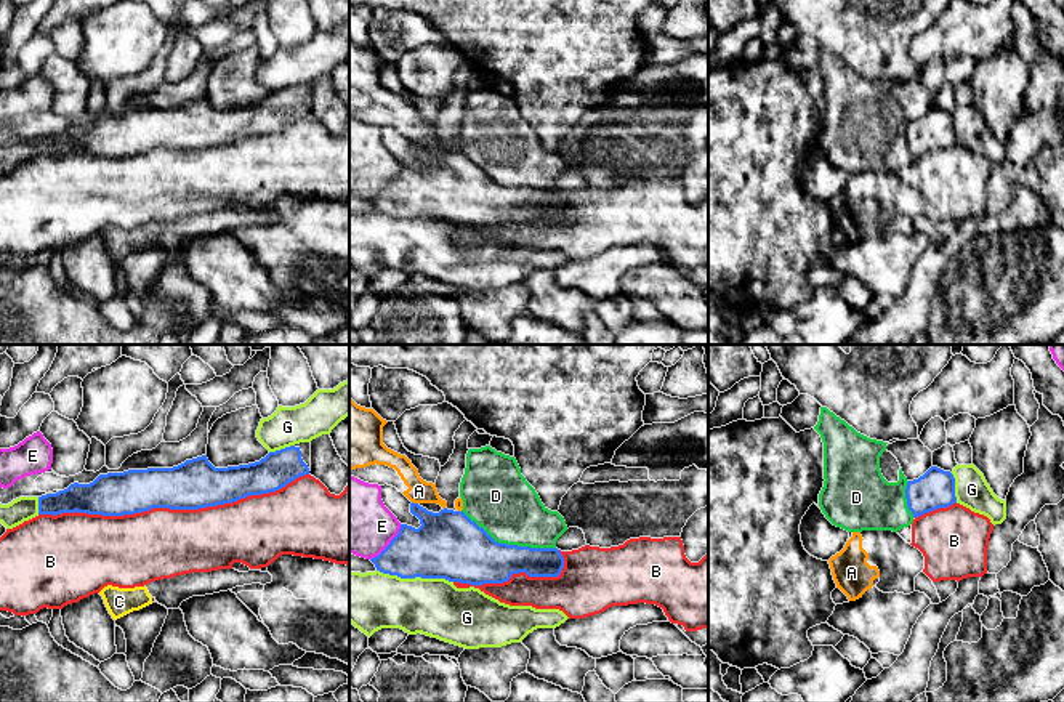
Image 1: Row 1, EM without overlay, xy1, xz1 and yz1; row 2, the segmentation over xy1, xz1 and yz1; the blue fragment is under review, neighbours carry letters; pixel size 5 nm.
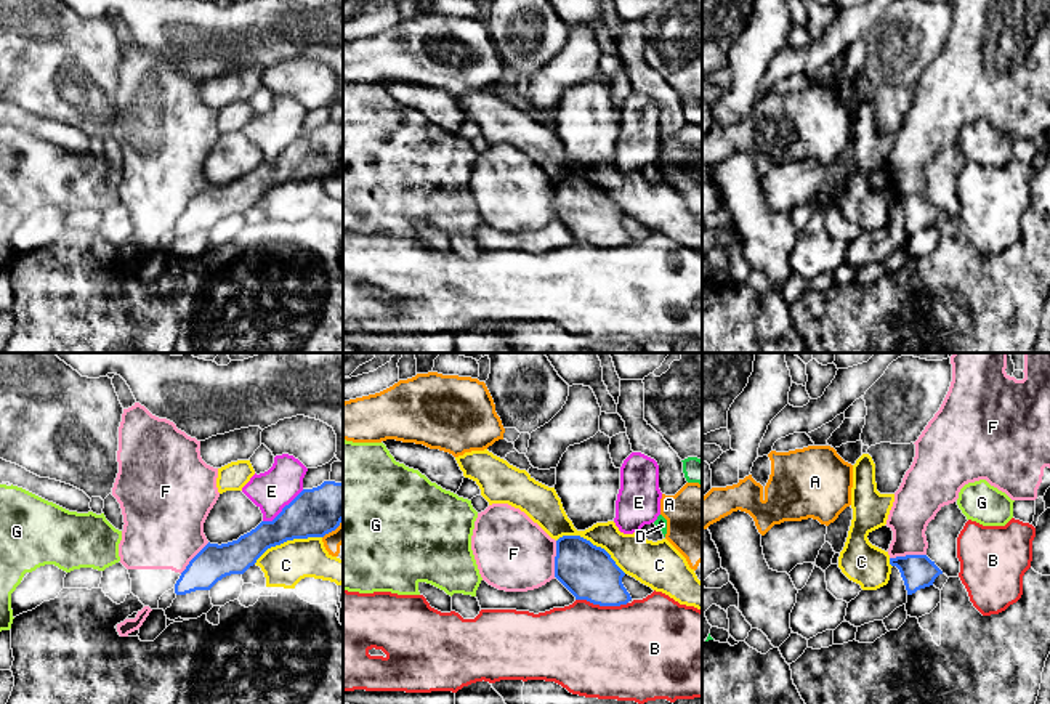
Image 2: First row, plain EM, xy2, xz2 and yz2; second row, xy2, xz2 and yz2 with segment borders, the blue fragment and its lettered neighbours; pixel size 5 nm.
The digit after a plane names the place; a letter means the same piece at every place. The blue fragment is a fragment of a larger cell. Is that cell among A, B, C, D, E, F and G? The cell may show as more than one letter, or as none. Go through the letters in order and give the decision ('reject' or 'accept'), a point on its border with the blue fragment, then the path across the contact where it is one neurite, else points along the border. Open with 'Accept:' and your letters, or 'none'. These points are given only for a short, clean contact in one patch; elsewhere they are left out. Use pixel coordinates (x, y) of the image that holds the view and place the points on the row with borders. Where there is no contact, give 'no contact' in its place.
Accept: none
A: reject; contact xz1 (415, 504)
B: reject; contact xy1 (173, 508)
C: reject; contact xz2 (590, 542)
D: reject; contact xz1 (508, 545); border xz1 (462, 510), (499, 542), (555, 548)
E: reject; contact xy2 (282, 509)
F: reject; contact xz2 (555, 558); border xz2 (557, 541), (553, 576)
G: reject; contact xz1 (415, 576)

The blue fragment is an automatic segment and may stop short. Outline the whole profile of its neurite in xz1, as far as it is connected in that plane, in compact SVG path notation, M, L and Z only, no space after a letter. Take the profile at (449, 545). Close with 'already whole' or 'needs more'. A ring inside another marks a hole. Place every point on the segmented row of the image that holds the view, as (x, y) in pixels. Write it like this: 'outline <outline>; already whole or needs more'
outline M410 503L410 513L420 519L420 527L415 529L401 524L399 534L389 545L370 561L377 571L401 579L445 579L449 582L460 582L470 585L503 583L513 574L526 572L529 577L558 577L564 567L564 558L558 548L530 548L495 542L482 527L471 521L463 511L441 510L439 513L428 511L418 503Z; already whole

